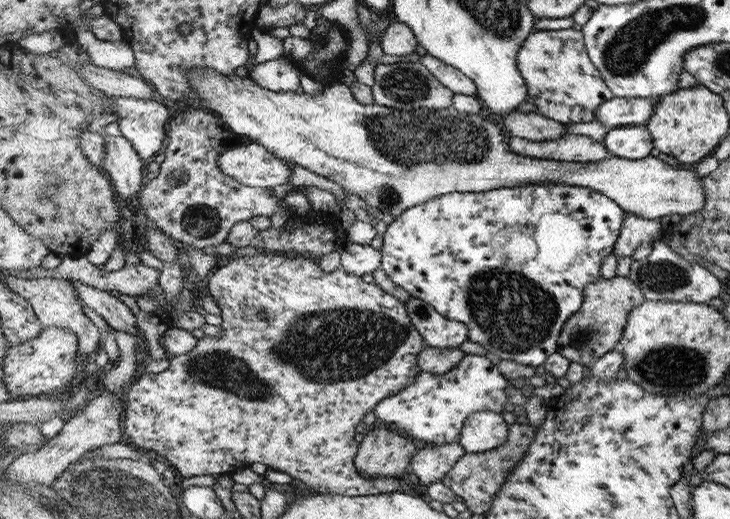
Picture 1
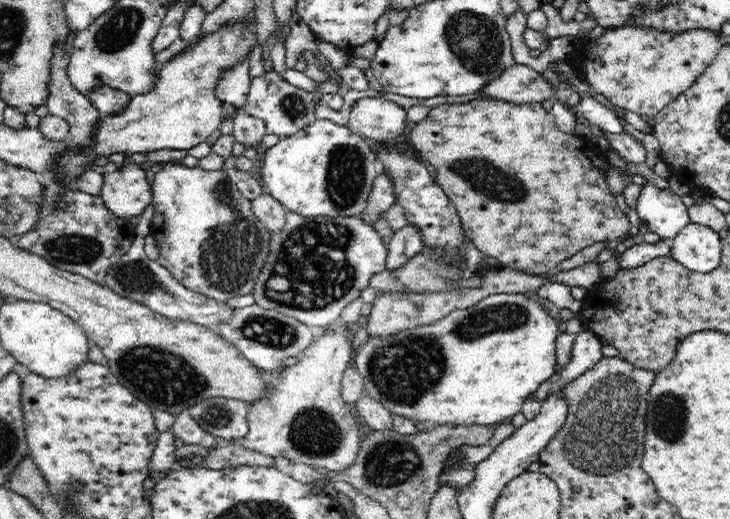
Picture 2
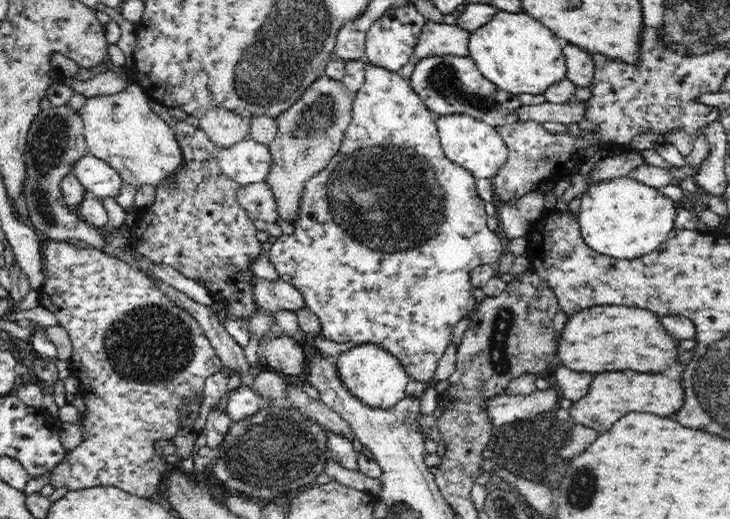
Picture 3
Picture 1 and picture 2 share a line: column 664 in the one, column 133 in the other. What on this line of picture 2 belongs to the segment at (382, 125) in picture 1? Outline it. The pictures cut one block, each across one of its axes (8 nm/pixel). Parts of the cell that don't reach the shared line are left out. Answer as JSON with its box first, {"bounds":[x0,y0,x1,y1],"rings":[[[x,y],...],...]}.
{"bounds":[99,162,152,218],"rings":[[[134,162],[124,164],[115,172],[104,173],[104,185],[99,194],[106,208],[120,218],[139,216],[152,203],[152,186],[146,179],[147,166],[138,166]]]}

